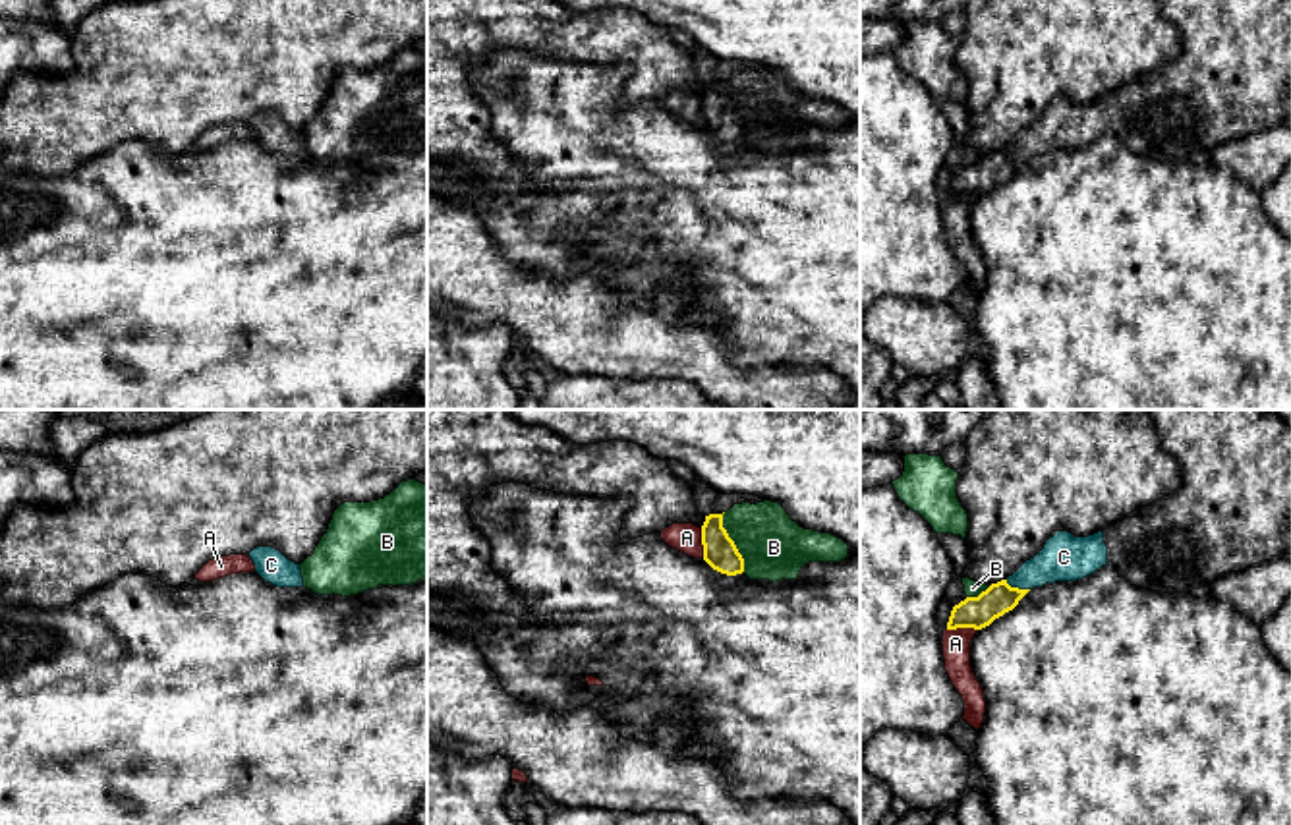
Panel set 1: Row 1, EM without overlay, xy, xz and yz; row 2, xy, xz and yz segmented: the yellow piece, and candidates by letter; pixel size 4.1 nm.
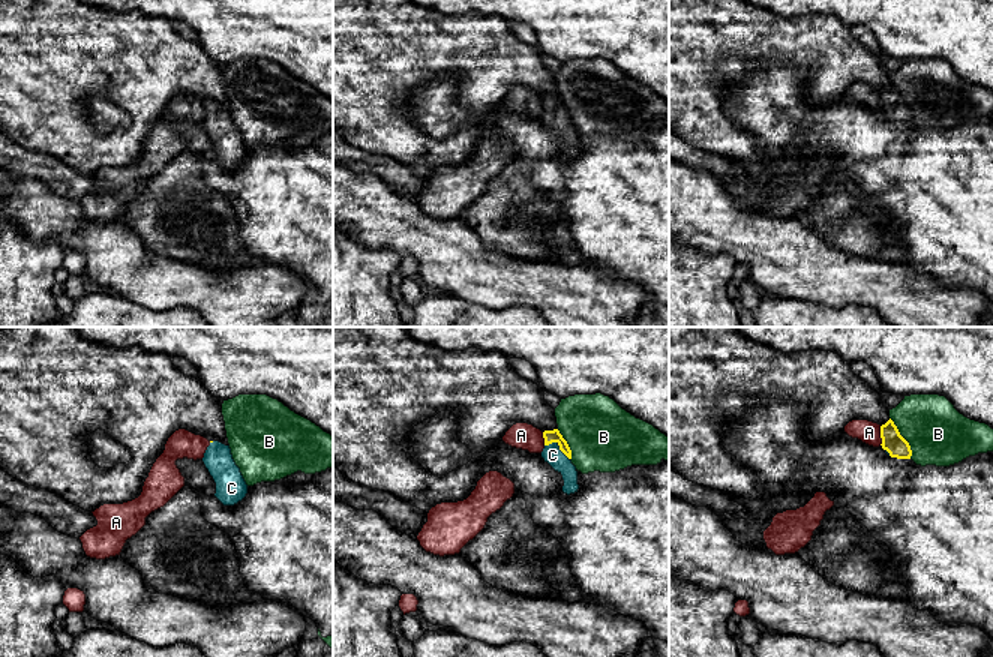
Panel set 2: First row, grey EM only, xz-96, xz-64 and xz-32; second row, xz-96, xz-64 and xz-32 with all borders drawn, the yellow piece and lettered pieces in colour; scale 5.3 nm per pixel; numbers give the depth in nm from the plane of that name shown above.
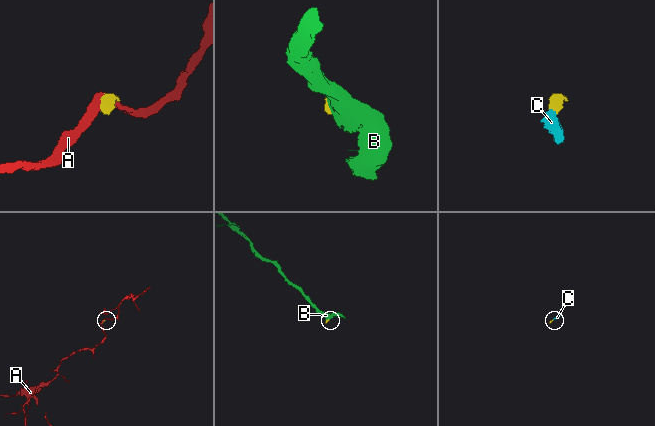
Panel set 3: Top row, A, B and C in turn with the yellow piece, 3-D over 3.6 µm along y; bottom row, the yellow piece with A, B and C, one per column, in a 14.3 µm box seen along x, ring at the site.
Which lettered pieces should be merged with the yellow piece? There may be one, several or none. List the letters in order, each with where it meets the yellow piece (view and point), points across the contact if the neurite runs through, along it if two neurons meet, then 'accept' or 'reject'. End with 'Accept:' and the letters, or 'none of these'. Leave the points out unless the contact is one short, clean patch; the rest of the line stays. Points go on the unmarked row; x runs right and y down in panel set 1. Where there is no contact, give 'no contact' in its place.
A: yz (961, 194) | along yz (946, 196), (976, 198) | reject
B: xz (733, 109) | along xz (723, 80), (723, 95), (741, 122), (745, 138) | reject
C: yz (1017, 155) | across yz (1000, 165), (1017, 155), (1031, 142), (1063, 124) | accept
Accept: C

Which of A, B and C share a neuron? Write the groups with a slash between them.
A / B / C

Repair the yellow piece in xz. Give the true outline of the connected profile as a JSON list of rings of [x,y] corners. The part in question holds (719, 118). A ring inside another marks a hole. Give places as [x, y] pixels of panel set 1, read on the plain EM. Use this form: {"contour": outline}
{"contour": [[[709,81],[702,93],[703,128],[717,139],[736,143],[744,139],[744,126],[723,95],[723,81]]]}

